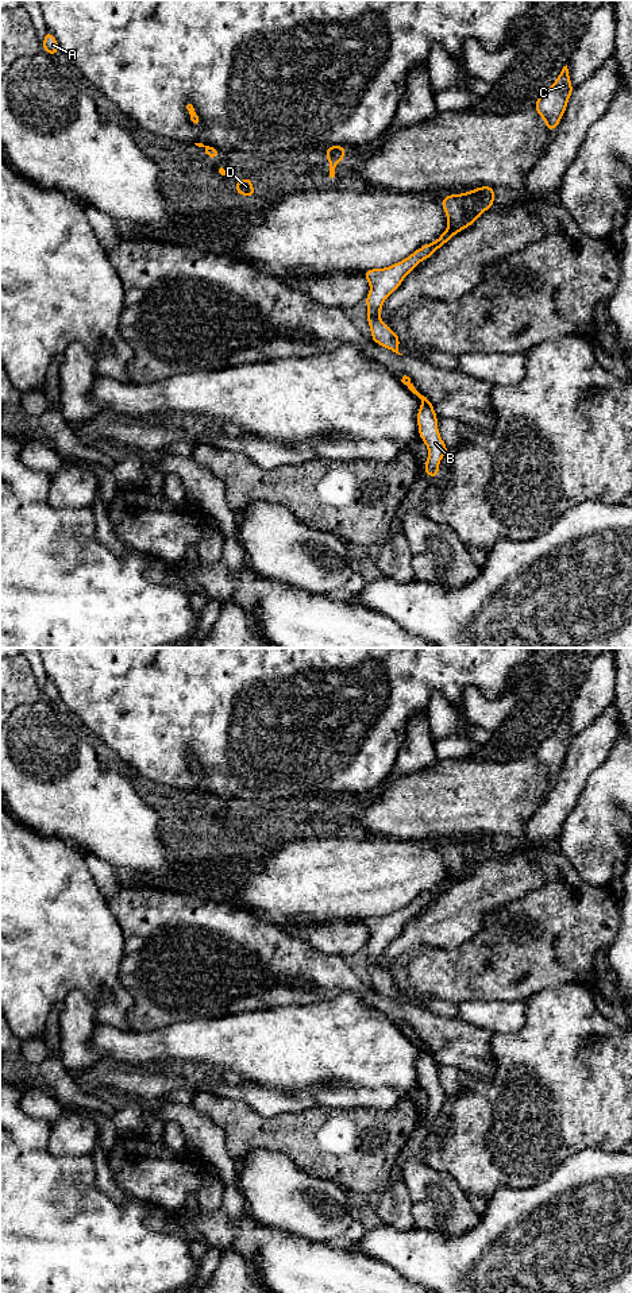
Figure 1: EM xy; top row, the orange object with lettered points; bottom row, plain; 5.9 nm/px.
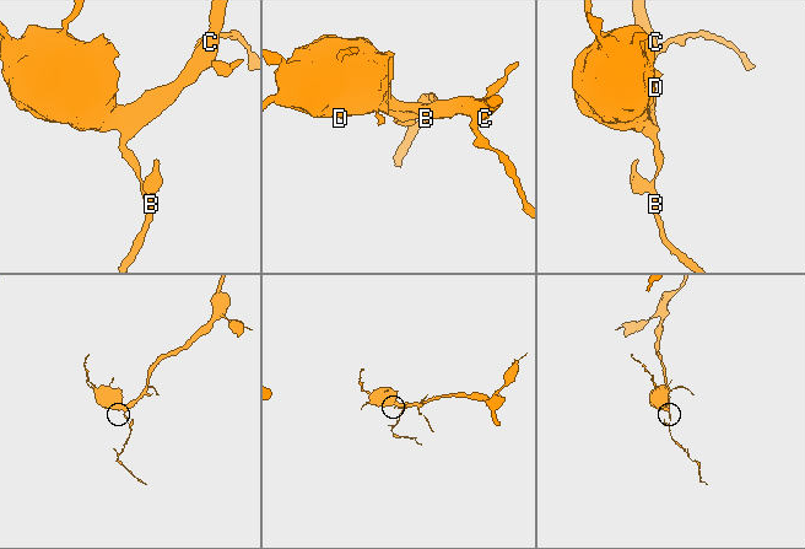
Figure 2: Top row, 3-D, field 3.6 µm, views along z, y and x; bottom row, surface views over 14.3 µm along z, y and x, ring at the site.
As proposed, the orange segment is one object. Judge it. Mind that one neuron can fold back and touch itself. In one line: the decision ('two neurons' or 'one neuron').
one neuron

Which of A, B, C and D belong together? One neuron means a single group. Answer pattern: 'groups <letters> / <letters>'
groups A B C D

